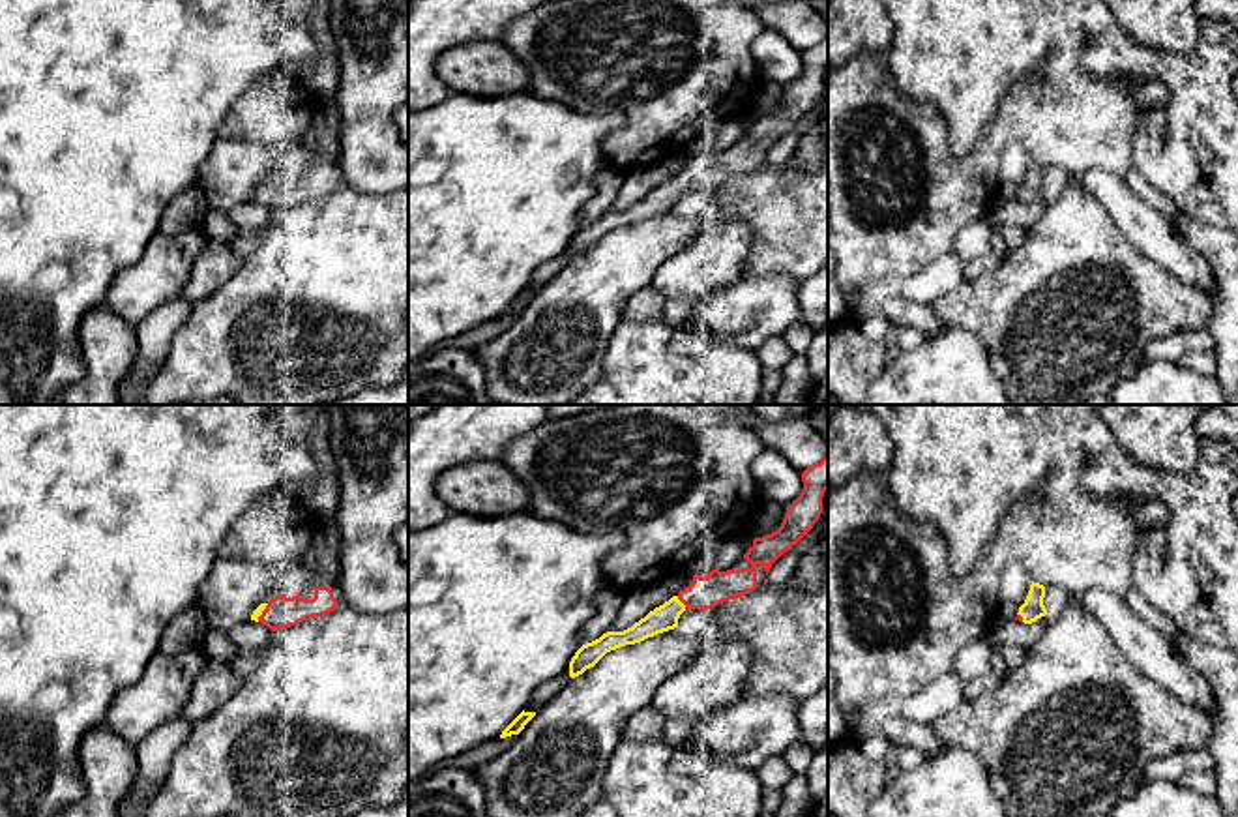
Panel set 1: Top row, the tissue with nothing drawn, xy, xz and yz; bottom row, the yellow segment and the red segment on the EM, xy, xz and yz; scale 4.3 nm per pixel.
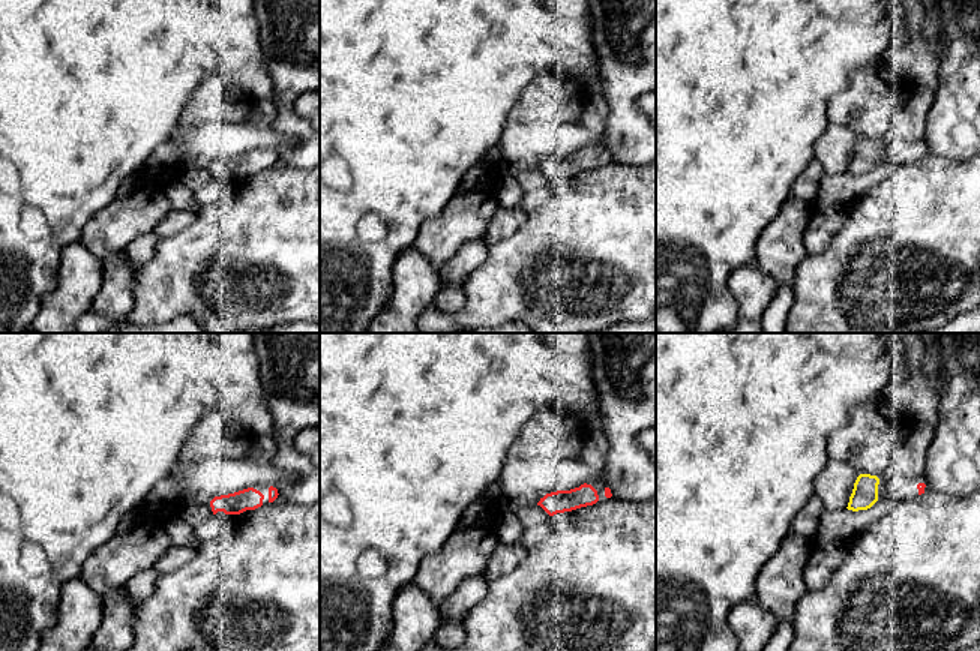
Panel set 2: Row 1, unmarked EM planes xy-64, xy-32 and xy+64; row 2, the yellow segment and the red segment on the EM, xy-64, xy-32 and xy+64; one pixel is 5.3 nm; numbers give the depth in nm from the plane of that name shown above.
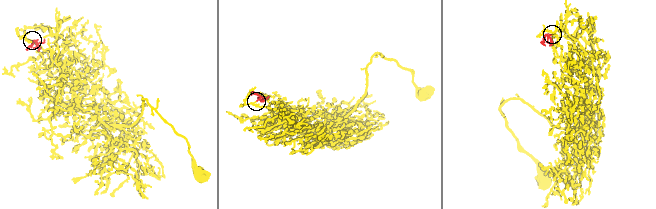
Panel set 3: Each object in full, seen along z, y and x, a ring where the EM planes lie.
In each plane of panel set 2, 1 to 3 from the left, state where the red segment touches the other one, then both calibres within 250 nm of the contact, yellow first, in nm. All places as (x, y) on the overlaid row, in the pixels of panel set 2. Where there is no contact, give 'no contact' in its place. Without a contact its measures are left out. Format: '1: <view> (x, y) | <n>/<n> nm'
1: no contact
2: no contact
3: no contact

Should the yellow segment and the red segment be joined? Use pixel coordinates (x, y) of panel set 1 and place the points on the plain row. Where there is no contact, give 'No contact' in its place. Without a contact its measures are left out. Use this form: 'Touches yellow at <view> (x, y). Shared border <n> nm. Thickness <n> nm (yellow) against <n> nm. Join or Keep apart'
Touches yellow at xz (682, 184). Shared border 80 nm. Thickness 110 nm (yellow) against 140 nm. Join

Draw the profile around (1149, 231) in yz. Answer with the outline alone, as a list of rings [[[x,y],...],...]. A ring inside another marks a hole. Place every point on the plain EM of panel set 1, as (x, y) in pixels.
[[[1092,169],[1077,178],[1116,223],[1126,240],[1178,281],[1216,296],[1216,277],[1206,259],[1195,251],[1176,223],[1142,201],[1124,178]]]

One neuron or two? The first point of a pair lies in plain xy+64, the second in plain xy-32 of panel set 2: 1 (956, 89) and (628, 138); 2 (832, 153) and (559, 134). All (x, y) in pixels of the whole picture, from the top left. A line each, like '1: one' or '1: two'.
1: one
2: one

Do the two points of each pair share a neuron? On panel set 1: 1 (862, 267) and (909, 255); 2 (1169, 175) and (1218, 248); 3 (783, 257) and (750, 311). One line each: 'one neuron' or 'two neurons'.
1: one neuron
2: two neurons
3: two neurons

